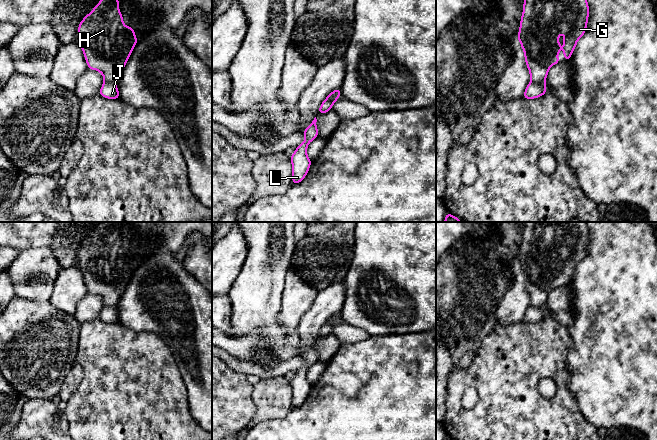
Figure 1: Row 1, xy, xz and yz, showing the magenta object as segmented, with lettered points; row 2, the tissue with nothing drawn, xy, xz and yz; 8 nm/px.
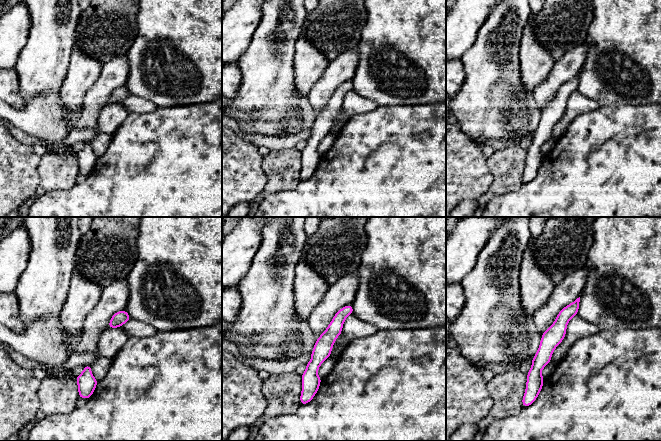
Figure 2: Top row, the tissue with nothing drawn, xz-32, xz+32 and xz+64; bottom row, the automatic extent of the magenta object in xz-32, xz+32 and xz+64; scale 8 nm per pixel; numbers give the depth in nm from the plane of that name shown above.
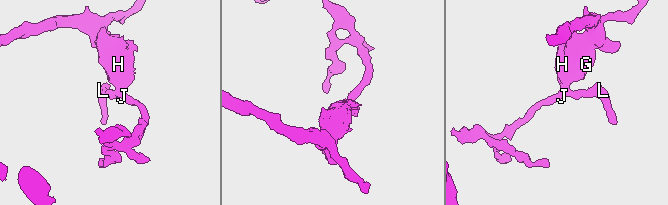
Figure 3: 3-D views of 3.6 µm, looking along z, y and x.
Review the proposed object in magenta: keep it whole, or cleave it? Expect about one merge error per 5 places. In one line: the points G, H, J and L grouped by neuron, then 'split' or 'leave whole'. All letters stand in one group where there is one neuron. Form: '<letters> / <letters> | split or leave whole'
G H / J L | split

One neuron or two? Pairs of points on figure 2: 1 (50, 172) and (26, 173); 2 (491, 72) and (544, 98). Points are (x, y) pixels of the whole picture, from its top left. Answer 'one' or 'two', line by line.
1: two
2: two

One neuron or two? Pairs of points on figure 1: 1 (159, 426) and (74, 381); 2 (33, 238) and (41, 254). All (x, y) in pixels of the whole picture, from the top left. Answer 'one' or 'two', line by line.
1: two
2: two

